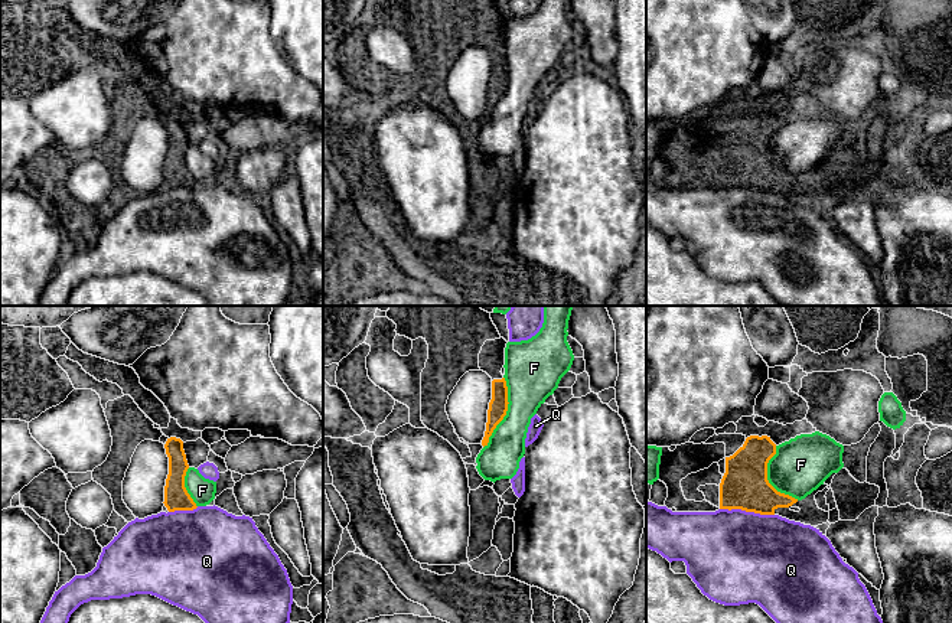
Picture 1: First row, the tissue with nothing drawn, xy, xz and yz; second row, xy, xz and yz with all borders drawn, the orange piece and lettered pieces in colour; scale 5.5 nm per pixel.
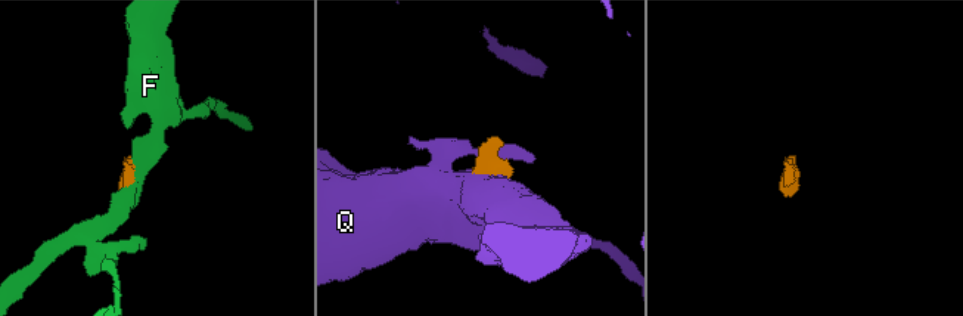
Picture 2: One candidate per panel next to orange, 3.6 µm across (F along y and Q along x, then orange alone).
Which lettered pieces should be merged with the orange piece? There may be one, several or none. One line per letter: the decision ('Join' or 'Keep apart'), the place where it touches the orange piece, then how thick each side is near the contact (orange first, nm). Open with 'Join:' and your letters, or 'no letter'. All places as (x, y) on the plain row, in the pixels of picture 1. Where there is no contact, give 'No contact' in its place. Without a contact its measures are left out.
Join: no letter
F: Keep apart. Touches orange at xz (505, 90). Thickness 110 nm (orange) against 300 nm
Q: Keep apart. Touches orange at yz (747, 188). Thickness 260 nm (orange) against 500 nm

